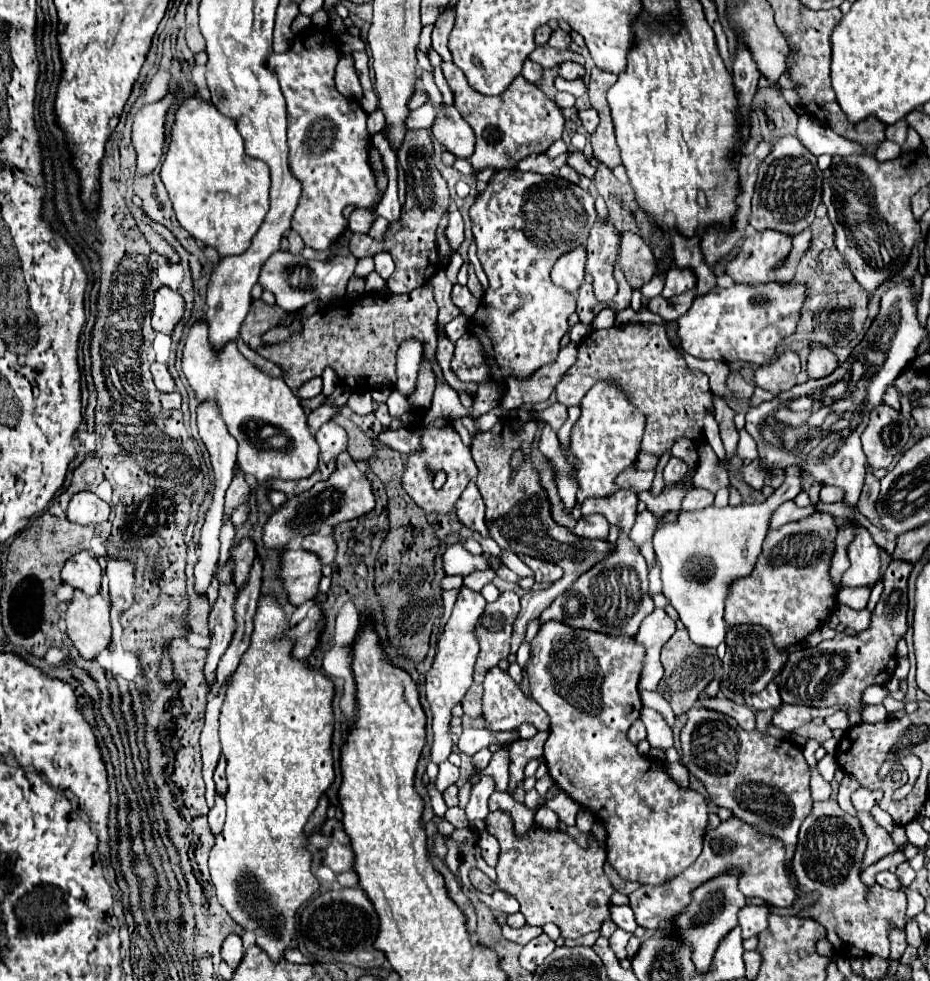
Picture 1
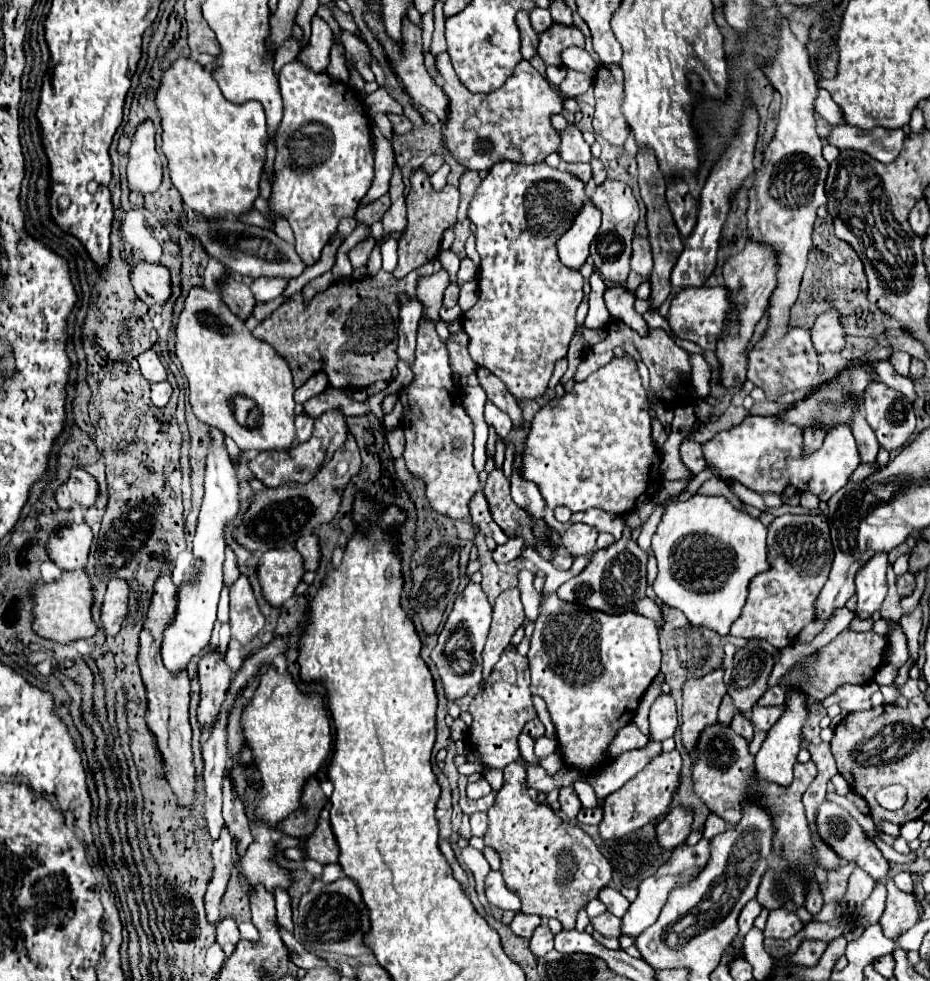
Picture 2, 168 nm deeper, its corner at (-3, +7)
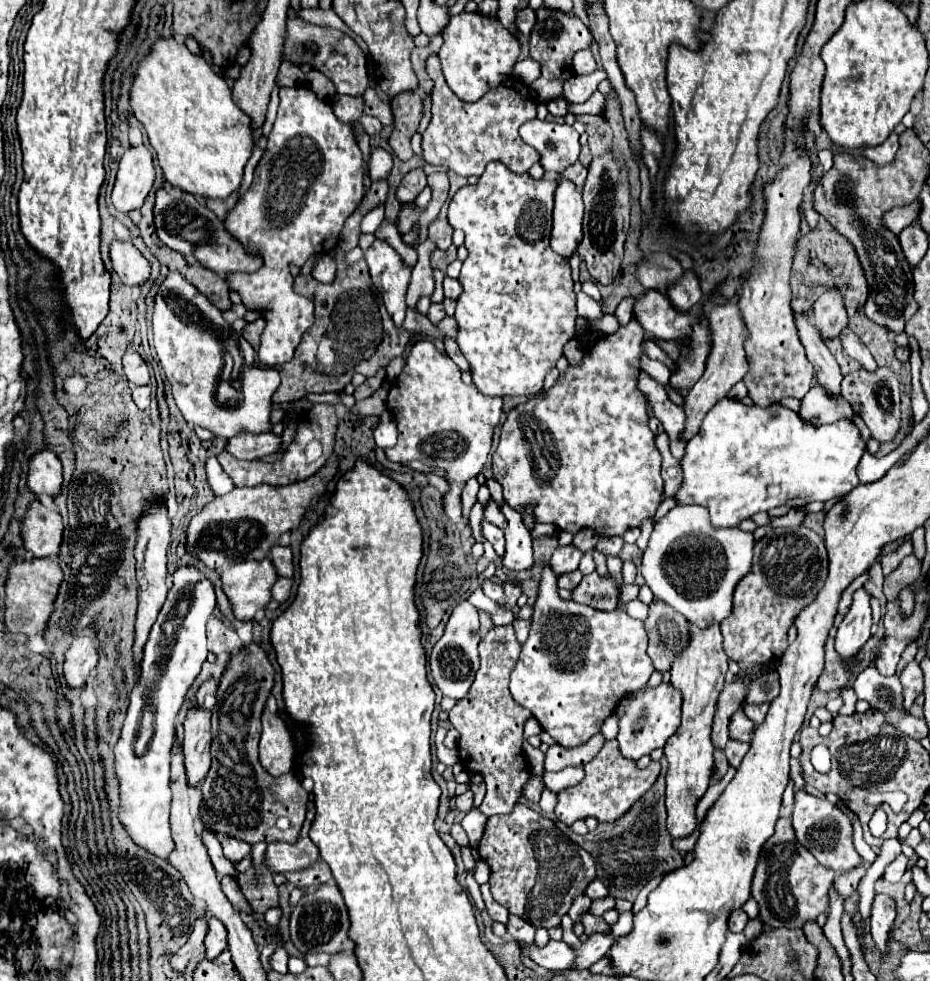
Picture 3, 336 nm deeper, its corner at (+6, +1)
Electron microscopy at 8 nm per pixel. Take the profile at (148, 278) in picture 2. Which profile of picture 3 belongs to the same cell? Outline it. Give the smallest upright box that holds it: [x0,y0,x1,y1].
[110,242,150,288]

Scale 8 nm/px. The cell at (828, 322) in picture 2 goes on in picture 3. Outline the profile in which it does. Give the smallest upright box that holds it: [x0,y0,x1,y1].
[812,290,848,342]

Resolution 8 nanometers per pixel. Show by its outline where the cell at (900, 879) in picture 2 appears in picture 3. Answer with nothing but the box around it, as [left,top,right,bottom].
[870,894,896,956]

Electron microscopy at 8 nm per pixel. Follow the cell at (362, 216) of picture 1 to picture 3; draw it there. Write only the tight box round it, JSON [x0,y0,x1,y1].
[312,256,336,284]

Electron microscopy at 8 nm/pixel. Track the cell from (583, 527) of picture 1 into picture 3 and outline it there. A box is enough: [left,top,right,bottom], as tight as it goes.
[550,544,582,574]

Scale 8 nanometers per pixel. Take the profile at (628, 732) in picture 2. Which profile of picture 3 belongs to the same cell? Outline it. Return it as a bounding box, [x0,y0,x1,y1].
[554,740,660,826]

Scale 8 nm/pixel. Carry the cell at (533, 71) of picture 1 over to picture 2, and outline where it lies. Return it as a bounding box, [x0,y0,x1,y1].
[517,12,539,60]

